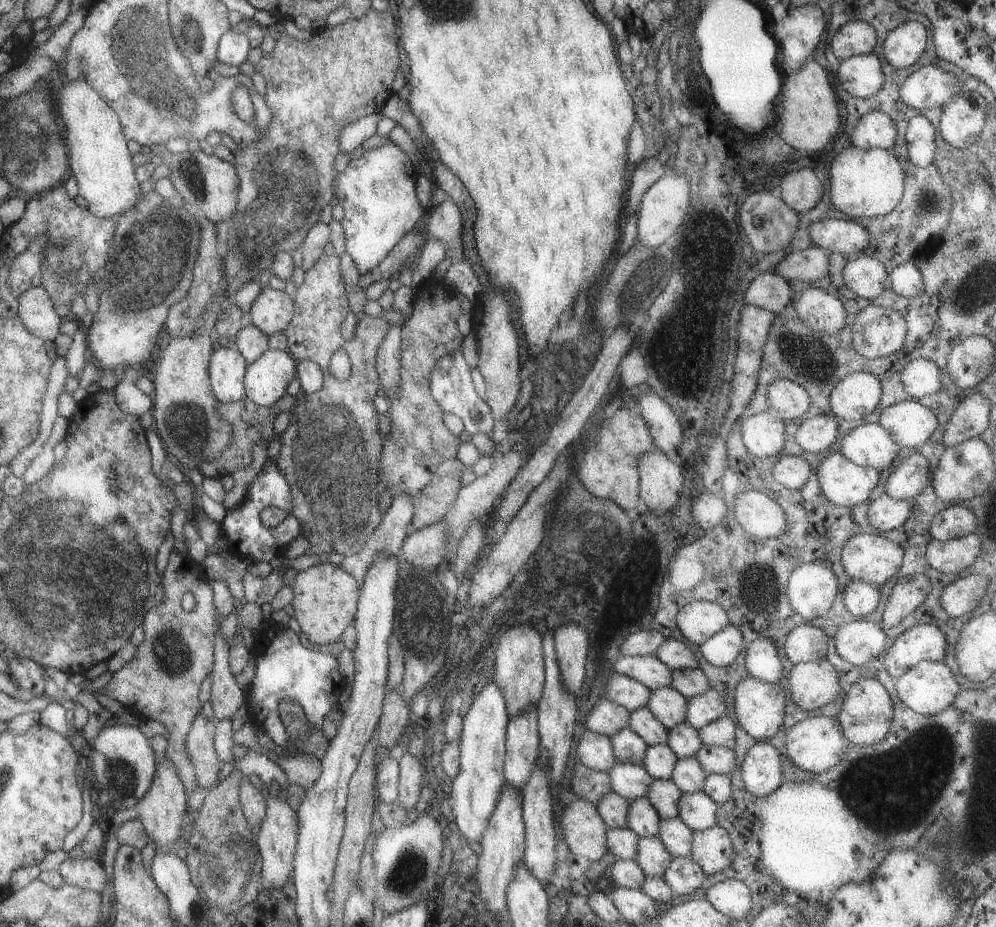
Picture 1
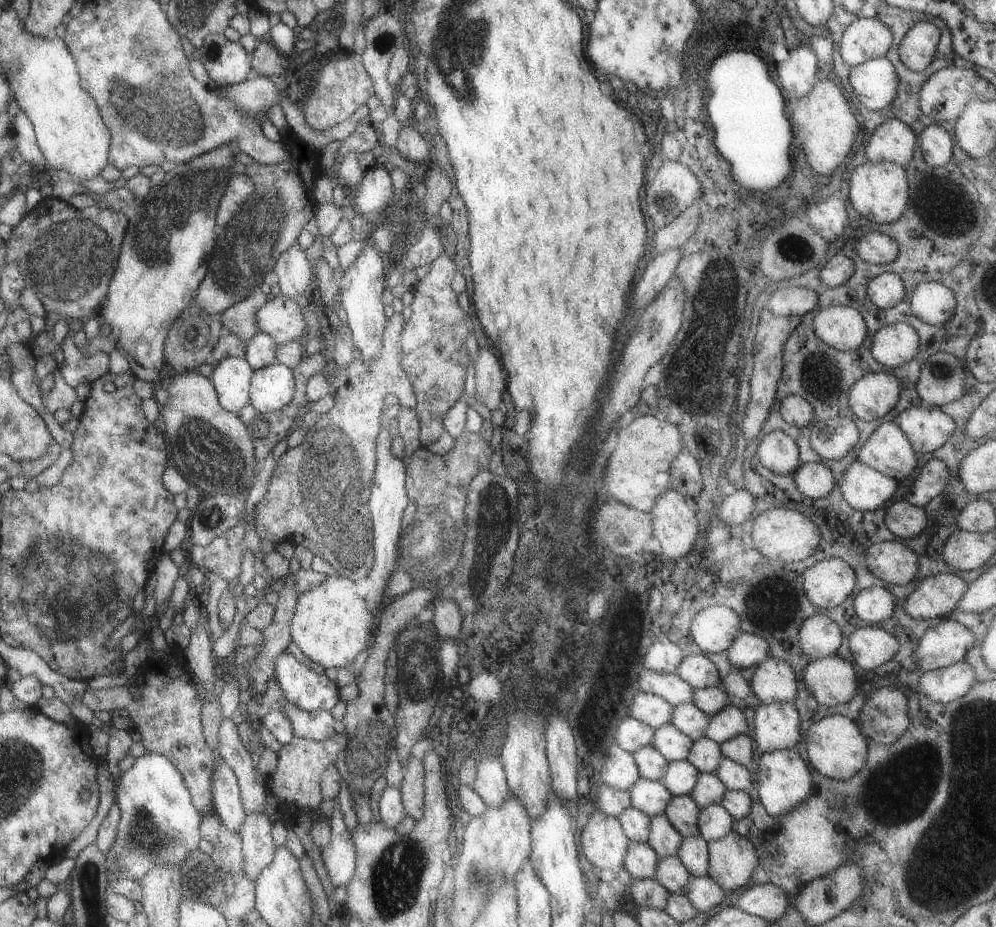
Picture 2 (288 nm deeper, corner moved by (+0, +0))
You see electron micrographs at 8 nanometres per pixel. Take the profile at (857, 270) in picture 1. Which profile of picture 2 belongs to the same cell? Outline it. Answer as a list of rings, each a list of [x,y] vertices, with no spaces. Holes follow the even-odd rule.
[[[885,272],[871,280],[867,280],[867,302],[875,304],[875,308],[889,310],[895,304],[901,304],[907,298],[905,286],[897,274]]]

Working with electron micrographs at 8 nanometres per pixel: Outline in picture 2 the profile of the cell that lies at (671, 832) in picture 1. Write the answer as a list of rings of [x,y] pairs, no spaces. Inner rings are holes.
[[[691,836],[683,838],[681,848],[677,852],[677,858],[681,864],[689,870],[691,876],[707,876],[709,874],[709,852],[707,852],[707,842],[701,836]]]

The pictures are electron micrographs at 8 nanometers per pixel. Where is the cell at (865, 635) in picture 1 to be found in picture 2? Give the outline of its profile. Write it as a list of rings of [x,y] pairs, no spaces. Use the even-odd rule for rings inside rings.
[[[863,626],[849,634],[849,652],[853,654],[855,668],[871,672],[889,662],[899,652],[899,642],[889,628]]]

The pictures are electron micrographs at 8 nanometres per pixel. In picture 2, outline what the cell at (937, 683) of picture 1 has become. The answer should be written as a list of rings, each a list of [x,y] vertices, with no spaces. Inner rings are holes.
[[[963,660],[963,662],[955,662],[947,668],[937,668],[937,670],[925,672],[919,678],[917,690],[921,690],[929,700],[945,706],[953,700],[959,700],[975,684],[977,684],[975,682],[975,668],[971,668]]]

